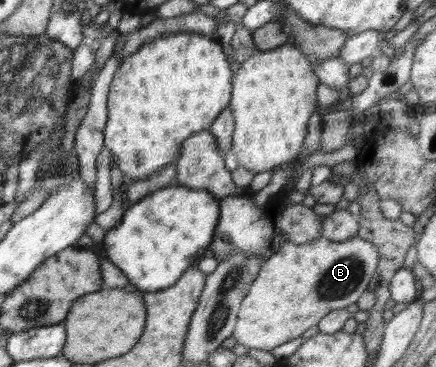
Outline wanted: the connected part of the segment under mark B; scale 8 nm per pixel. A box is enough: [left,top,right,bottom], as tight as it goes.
[231,236,379,351]

